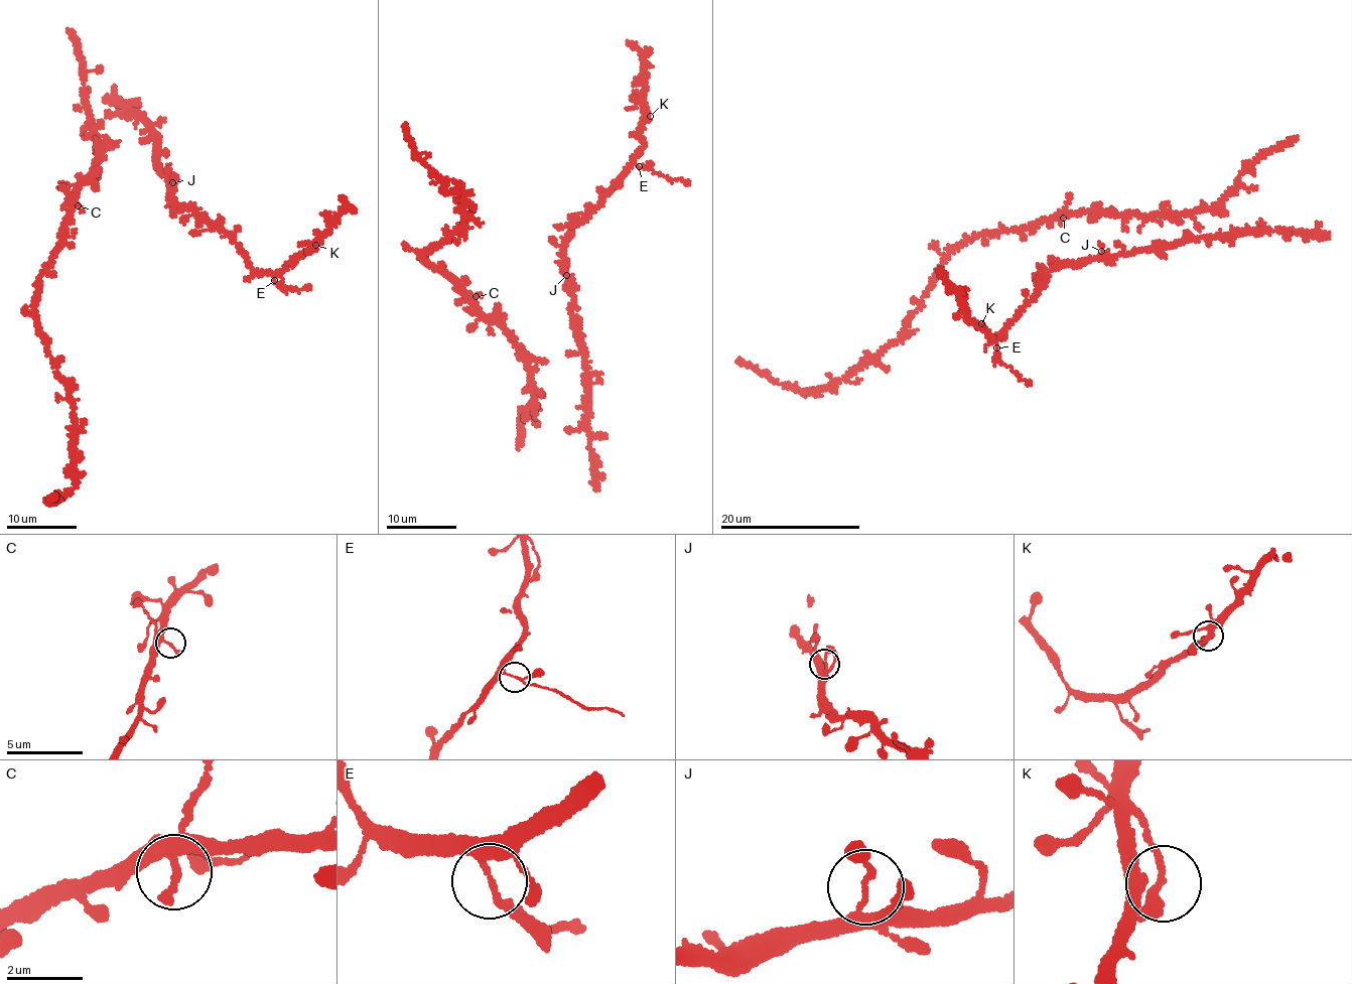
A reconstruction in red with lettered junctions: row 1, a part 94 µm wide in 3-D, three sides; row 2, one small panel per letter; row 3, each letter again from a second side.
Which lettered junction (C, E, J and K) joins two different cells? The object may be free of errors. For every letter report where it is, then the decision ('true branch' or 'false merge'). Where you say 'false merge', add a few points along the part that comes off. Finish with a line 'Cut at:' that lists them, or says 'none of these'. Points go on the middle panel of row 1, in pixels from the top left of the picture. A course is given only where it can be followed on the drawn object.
C: at (476, 296); true branch
E: at (639, 166); false merge; foreign part runs (639, 165), (673, 181), (681, 179), (688, 183)
J: at (566, 275); true branch
K: at (650, 116); true branch
Cut at: E

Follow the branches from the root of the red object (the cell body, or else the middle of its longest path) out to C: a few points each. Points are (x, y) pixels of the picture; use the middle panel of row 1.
C: (510, 337), (482, 313), (472, 299), (476, 296)

